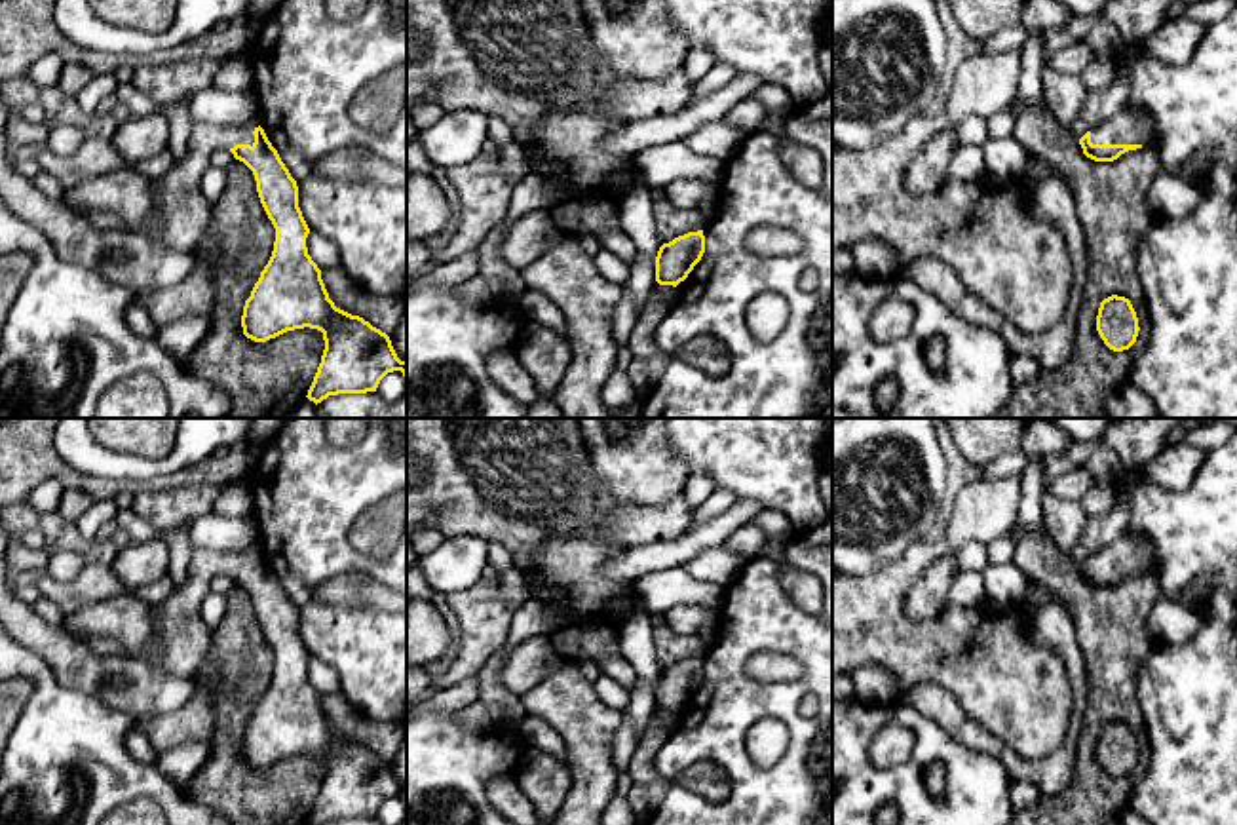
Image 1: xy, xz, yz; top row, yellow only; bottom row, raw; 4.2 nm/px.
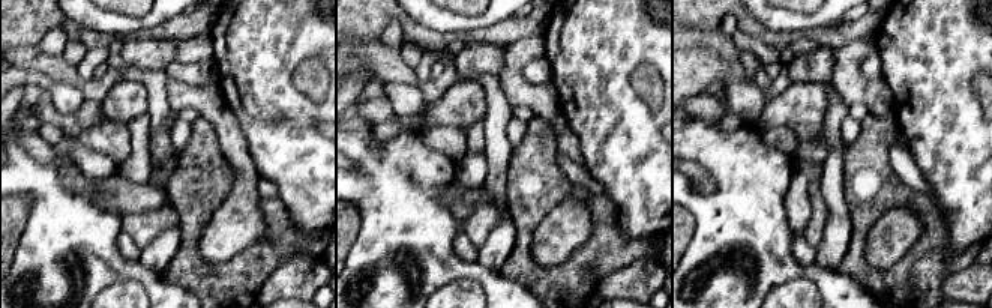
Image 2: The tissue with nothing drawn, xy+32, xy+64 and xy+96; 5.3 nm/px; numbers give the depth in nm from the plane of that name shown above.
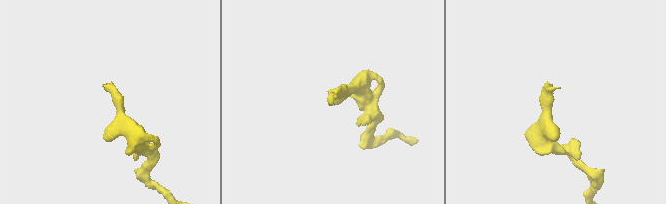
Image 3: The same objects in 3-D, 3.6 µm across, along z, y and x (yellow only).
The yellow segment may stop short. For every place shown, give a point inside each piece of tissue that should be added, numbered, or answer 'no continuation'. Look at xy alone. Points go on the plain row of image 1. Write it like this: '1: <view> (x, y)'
1: xy (126, 683)

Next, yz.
1: yz (1129, 552)

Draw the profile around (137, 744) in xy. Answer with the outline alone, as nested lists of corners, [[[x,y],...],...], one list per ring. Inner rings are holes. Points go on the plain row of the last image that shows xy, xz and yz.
[[[133,726],[125,736],[125,749],[127,753],[143,764],[154,766],[158,760],[158,751],[154,749],[152,741],[146,738],[146,734]]]

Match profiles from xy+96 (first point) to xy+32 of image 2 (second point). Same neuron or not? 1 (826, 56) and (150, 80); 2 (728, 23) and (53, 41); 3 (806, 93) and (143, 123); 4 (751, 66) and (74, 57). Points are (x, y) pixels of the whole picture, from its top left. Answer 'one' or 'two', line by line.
1: two
2: one
3: two
4: one

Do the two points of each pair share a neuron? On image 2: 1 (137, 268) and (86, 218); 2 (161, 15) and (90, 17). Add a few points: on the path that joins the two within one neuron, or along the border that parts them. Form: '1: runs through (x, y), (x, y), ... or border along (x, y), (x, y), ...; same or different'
1: runs through (120, 266), (89, 235); same
2: runs through (143, 23), (108, 21); same

